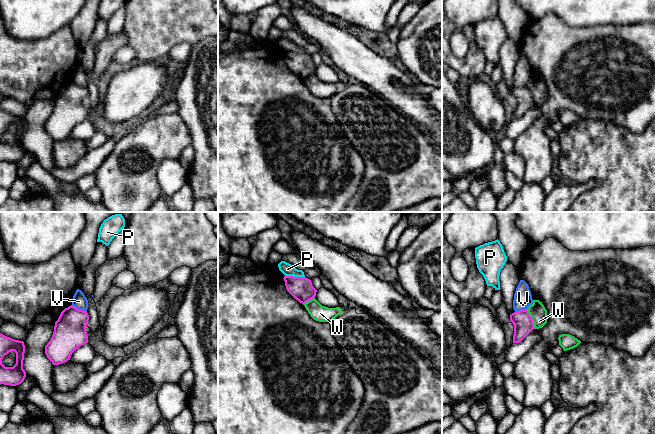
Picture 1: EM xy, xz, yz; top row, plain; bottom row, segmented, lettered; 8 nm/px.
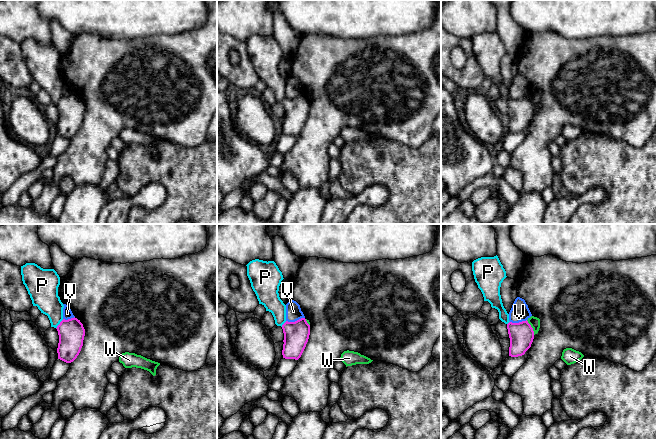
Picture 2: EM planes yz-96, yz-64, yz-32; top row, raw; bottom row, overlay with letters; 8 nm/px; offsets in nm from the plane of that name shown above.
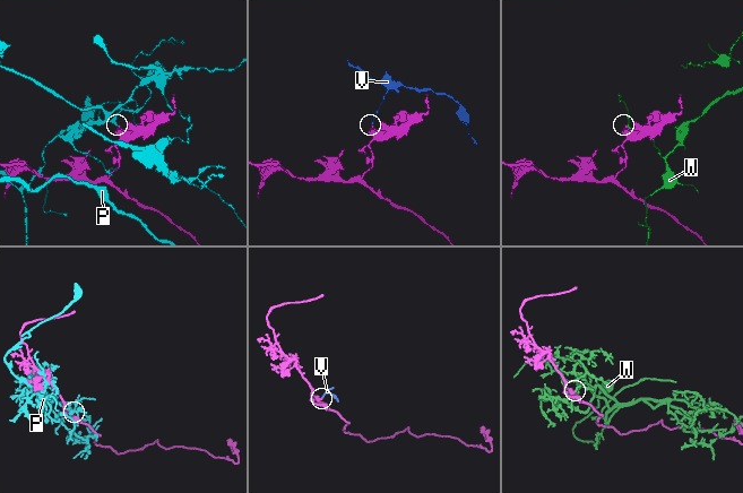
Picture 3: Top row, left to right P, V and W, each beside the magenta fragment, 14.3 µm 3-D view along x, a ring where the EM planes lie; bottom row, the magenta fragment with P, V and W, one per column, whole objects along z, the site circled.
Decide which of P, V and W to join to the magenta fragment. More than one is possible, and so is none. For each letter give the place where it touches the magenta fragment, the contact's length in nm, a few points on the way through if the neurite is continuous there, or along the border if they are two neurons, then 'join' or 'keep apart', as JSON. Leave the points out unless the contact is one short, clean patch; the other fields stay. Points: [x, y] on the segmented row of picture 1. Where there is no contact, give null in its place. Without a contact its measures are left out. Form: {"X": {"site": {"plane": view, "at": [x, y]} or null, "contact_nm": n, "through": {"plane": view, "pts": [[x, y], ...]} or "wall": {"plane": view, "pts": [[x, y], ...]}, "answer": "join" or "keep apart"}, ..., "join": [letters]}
{"P": {"site": {"plane": "xz", "at": [295, 277]}, "contact_nm": 160, "answer": "keep apart"}, "V": {"site": {"plane": "xy", "at": [78, 309]}, "contact_nm": 130, "wall": {"plane": "xy", "pts": [[72, 304], [86, 311]]}, "answer": "keep apart"}, "W": {"site": {"plane": "yz", "at": [531, 319]}, "contact_nm": 180, "wall": {"plane": "yz", "pts": [[526, 309], [535, 328]]}, "answer": "keep apart"}, "join": []}

